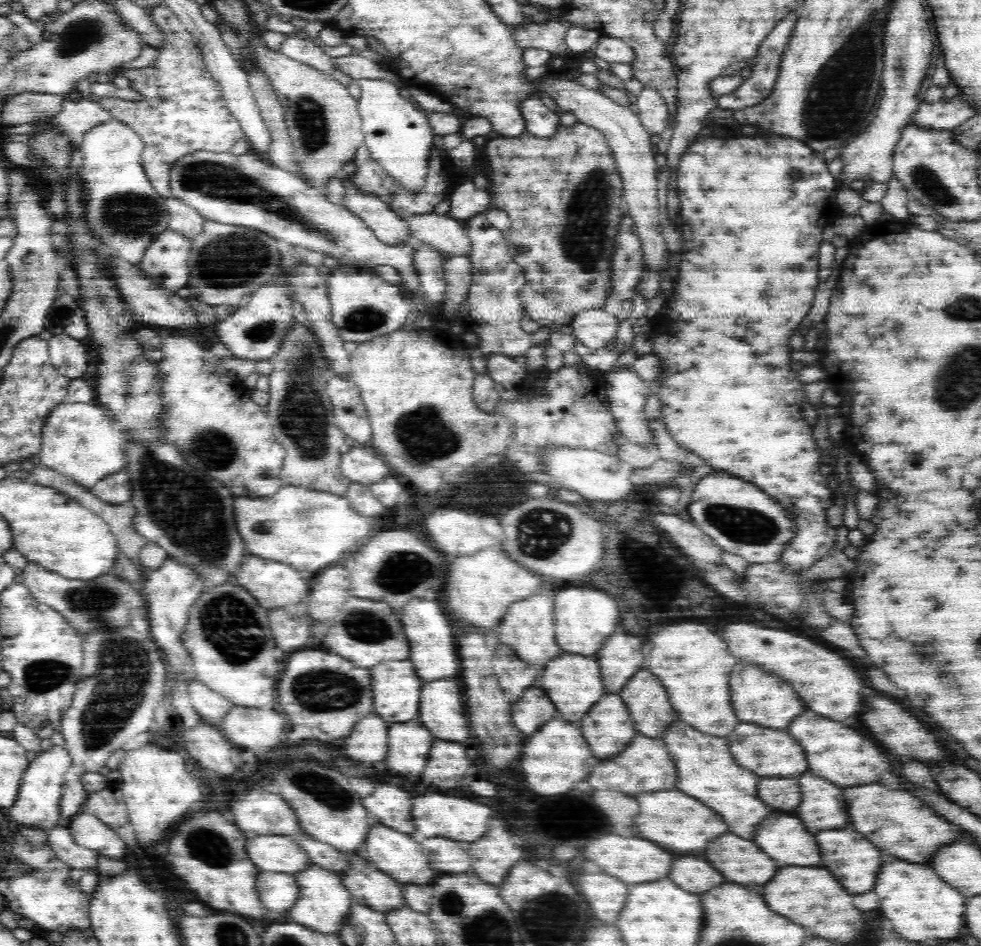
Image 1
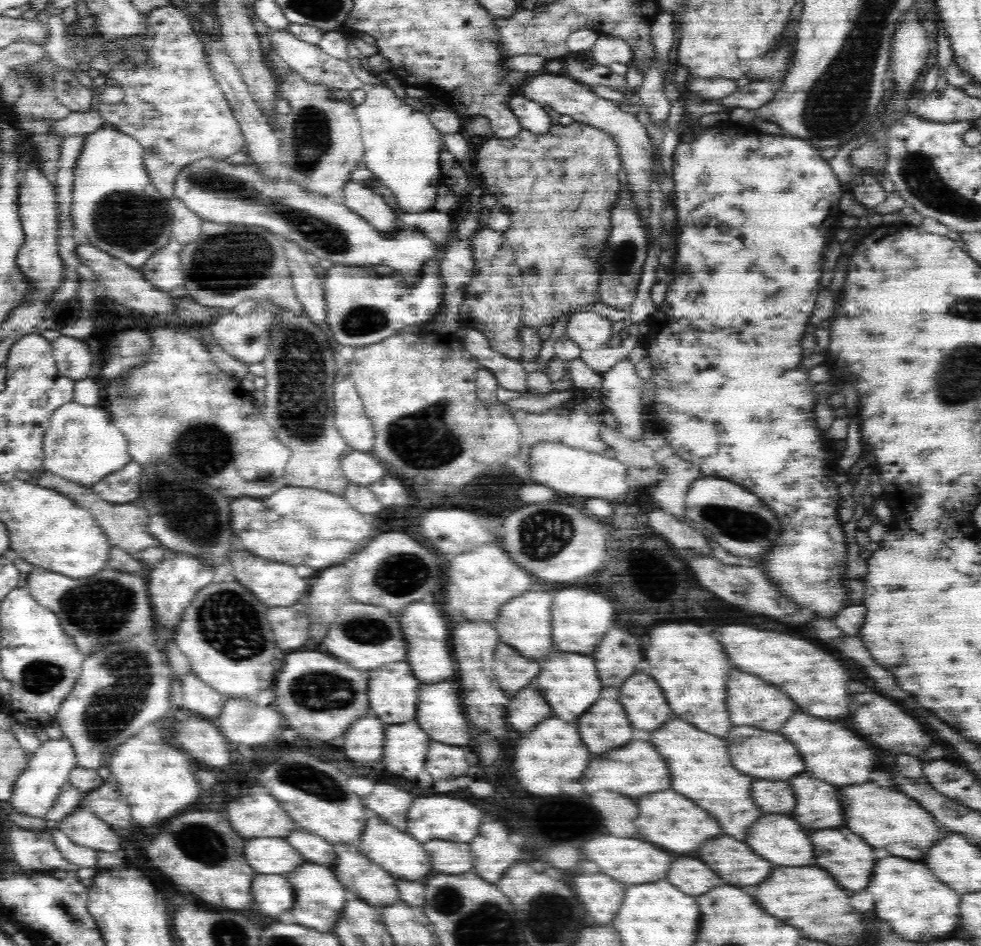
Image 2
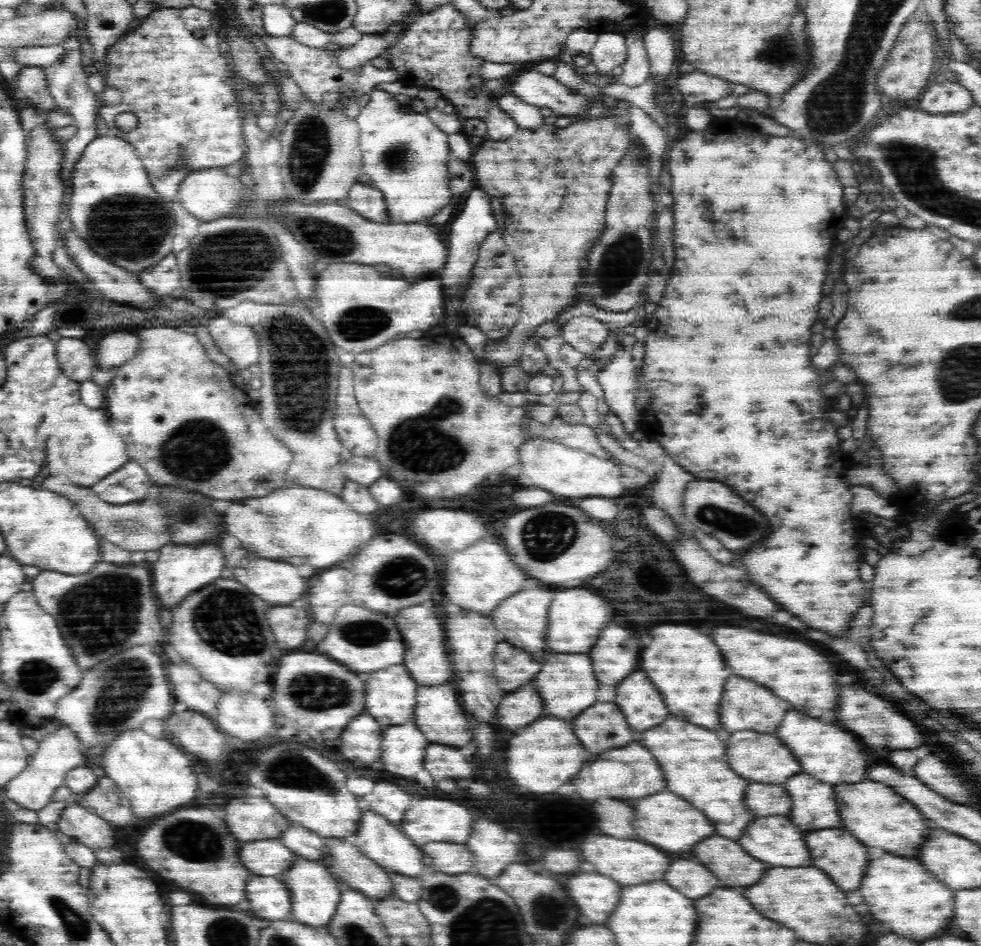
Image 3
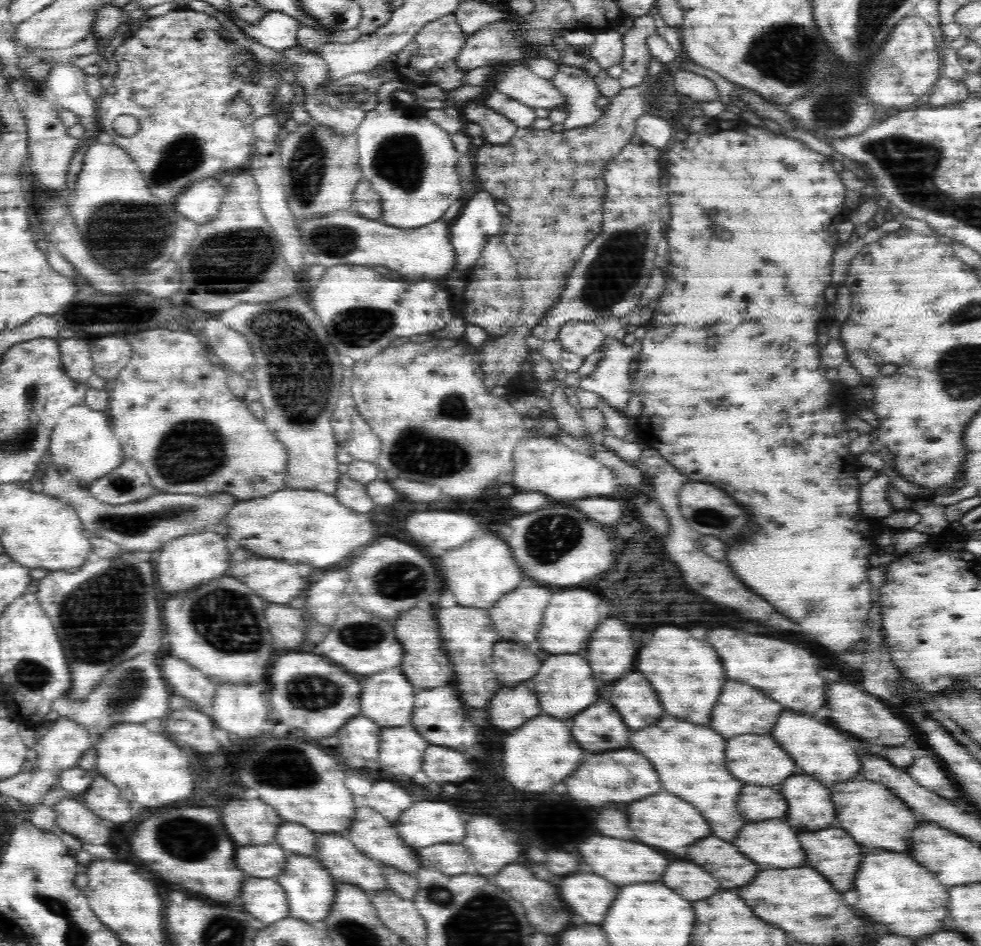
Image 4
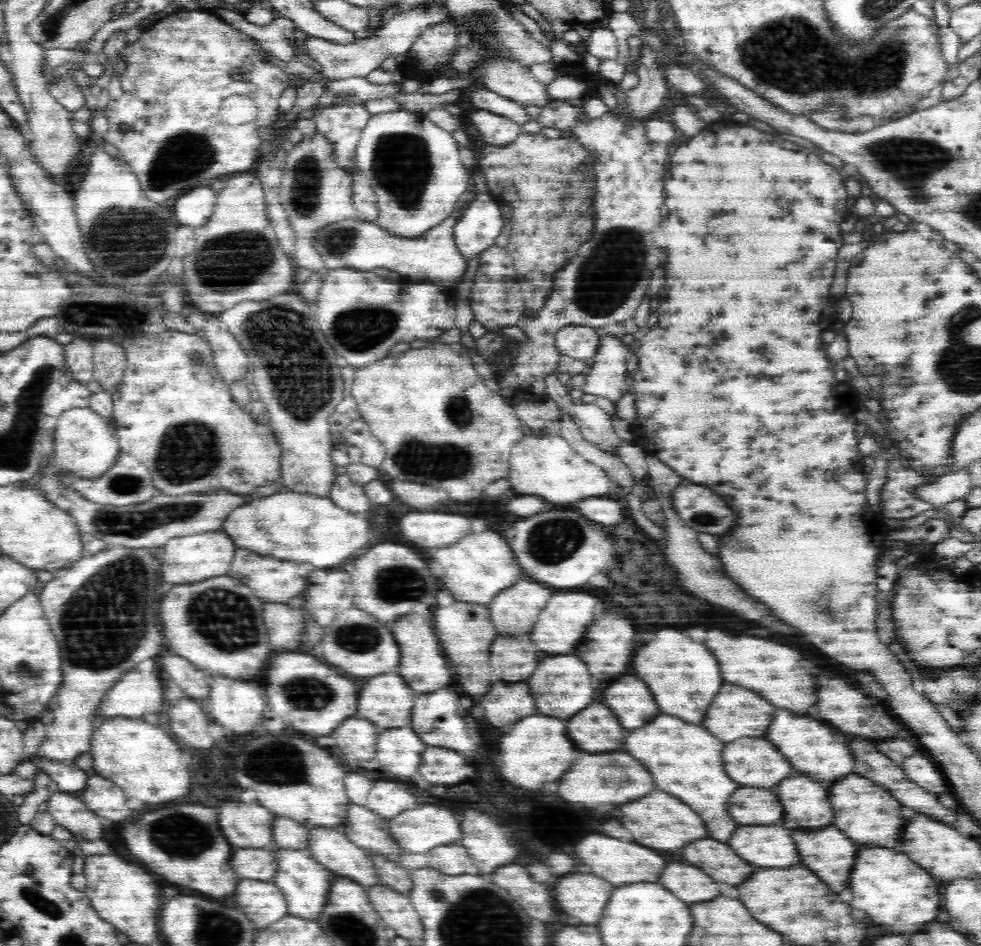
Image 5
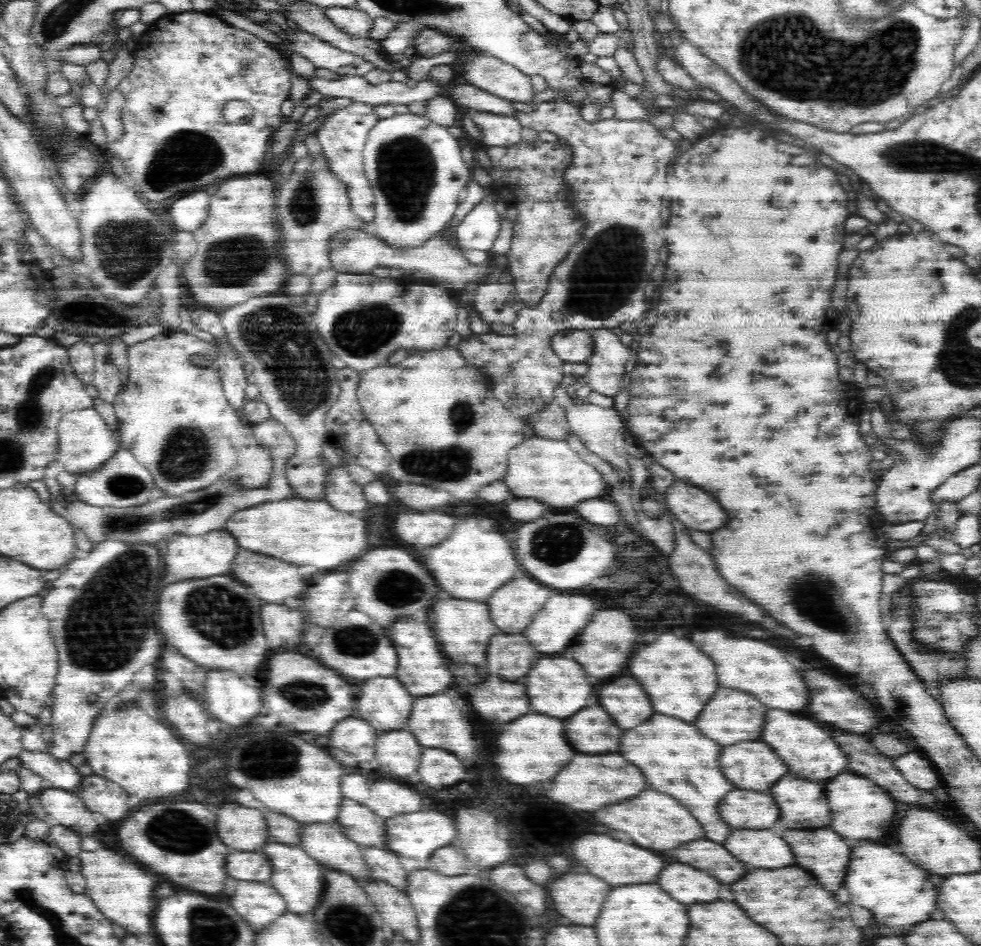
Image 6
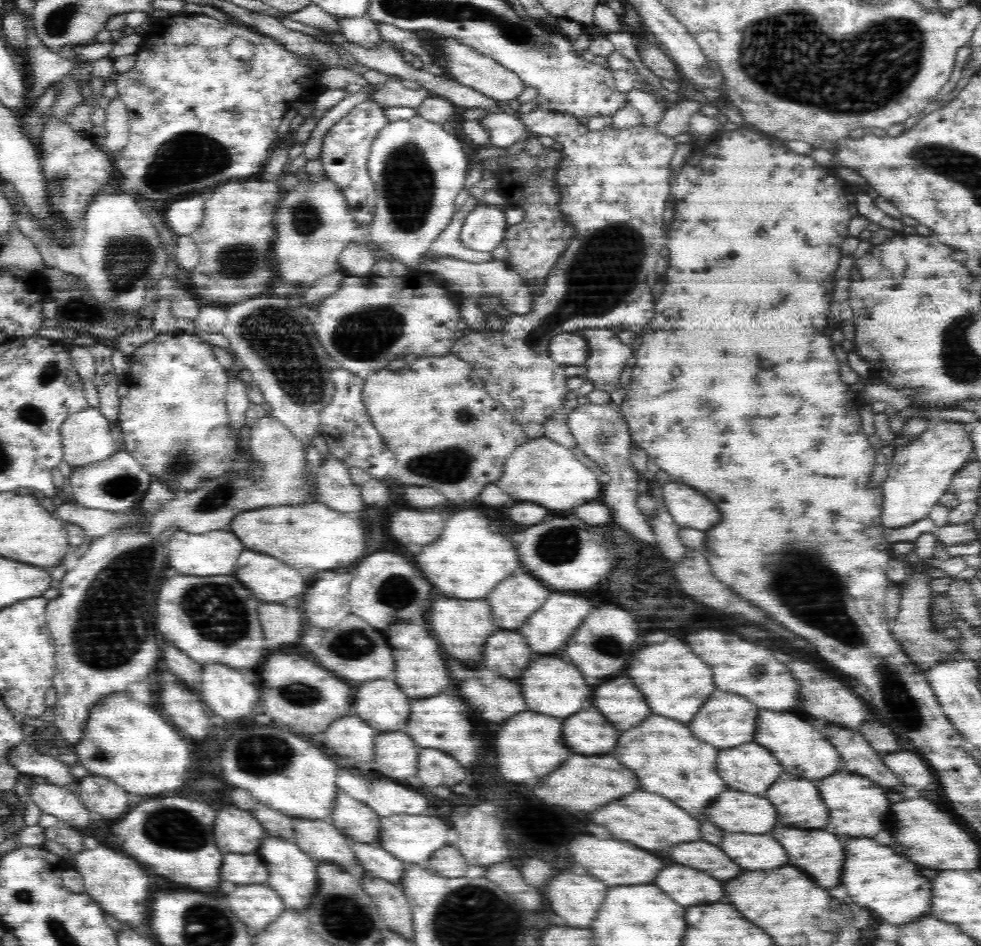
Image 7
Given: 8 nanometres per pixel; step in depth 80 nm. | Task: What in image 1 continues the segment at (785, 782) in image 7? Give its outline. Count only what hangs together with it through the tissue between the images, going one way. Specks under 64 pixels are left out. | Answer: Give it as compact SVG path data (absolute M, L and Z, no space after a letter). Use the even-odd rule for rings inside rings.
M802 774L802 802L796 808L798 818L806 822L806 830L830 830L848 824L846 804L842 800L842 788L836 784Z

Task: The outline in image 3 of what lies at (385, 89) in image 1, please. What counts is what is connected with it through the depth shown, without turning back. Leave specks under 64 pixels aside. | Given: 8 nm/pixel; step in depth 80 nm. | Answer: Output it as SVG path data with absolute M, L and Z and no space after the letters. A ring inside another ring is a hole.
M376 88L369 95L369 103L360 110L356 120L360 129L363 173L370 176L373 186L384 195L392 222L422 223L451 204L453 193L448 185L450 172L446 166L454 156L448 146L448 135L430 120L427 113L413 111L404 100L392 93Z

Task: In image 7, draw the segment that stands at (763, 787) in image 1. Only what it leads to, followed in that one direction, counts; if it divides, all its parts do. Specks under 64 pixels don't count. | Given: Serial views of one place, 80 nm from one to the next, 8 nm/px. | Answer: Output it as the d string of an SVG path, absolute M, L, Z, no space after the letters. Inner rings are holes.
M726 790L718 802L714 802L714 822L726 832L750 832L764 834L776 826L778 812L762 796L746 794L738 790Z

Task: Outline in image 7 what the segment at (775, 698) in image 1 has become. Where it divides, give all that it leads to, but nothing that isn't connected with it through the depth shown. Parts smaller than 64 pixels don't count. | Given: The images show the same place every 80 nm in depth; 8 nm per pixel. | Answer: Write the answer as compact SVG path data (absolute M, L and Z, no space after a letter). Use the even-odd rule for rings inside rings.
M714 690L714 694L706 700L706 706L702 706L702 710L686 724L702 742L714 742L718 748L734 748L742 742L752 742L752 736L756 734L754 728L757 726L758 708L744 696Z

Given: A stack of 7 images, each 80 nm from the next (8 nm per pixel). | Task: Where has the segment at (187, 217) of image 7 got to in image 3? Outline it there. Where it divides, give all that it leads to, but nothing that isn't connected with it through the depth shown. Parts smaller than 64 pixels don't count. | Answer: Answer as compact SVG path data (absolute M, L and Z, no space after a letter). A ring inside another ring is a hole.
M200 167L199 170L192 170L179 183L178 194L176 200L182 203L182 206L198 220L210 221L228 216L230 212L242 210L240 206L244 206L244 202L240 200L242 188L238 184L236 178L228 178L224 174L222 167Z

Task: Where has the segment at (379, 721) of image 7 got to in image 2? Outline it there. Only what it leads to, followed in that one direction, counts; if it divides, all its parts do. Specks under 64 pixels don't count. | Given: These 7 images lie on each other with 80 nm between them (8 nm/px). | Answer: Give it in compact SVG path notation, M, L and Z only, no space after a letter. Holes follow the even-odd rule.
M407 661L388 662L380 668L370 670L370 714L382 718L382 722L402 724L416 716L420 681L416 680Z

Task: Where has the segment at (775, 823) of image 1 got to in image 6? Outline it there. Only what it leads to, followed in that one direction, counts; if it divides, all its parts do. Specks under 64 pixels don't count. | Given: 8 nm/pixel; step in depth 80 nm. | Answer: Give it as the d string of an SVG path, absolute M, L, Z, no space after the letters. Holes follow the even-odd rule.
M734 830L724 846L754 868L782 868L794 864L790 846L772 830Z

